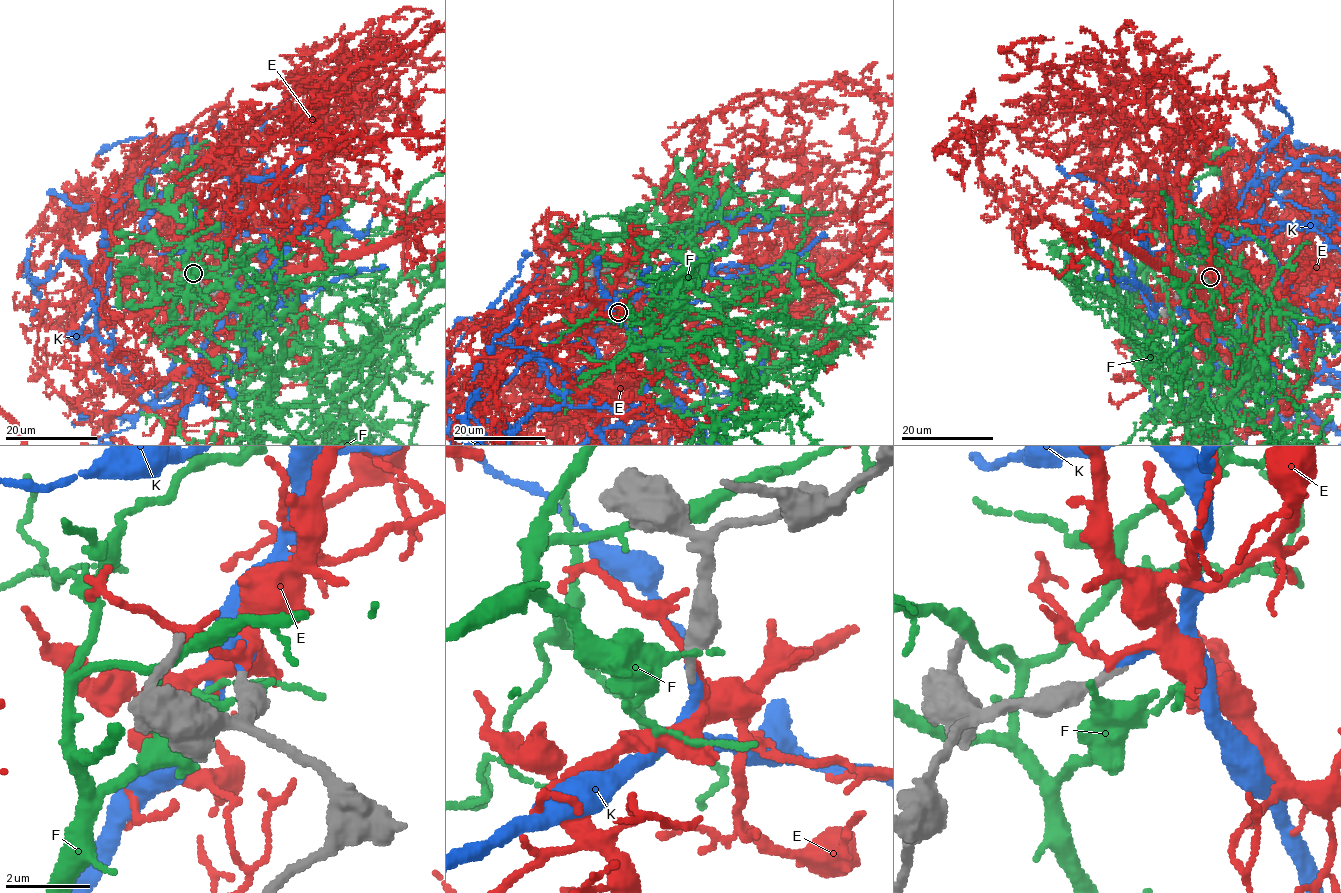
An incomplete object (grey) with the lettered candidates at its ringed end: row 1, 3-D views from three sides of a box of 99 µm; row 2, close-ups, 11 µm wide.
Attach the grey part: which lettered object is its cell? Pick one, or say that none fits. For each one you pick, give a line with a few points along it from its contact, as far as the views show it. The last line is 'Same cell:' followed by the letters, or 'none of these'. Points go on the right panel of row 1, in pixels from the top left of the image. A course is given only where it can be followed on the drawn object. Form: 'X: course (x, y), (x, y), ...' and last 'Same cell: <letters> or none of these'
Same cell: K

